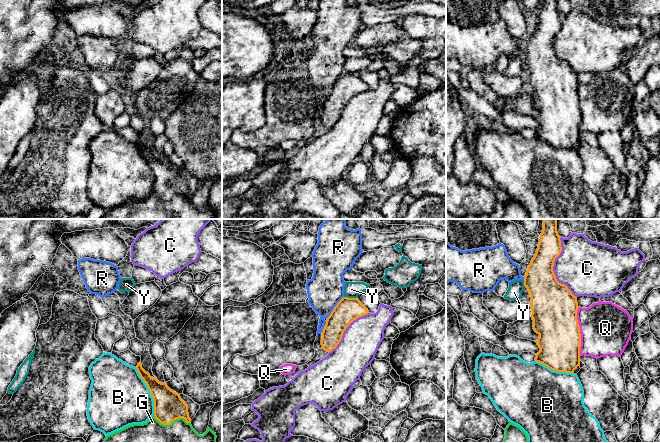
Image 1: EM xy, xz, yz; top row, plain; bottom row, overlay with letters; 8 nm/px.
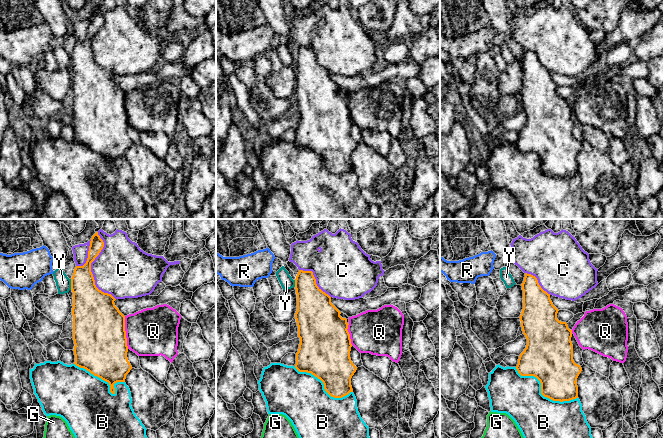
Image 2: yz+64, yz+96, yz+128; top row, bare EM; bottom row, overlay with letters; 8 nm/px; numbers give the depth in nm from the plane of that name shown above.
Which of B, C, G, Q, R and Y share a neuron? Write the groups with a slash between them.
B / C / G / Q / R / Y

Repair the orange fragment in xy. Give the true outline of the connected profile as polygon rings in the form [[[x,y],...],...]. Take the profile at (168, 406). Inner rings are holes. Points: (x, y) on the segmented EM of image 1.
[[[141,361],[136,366],[136,369],[153,397],[154,416],[161,424],[170,425],[179,418],[191,423],[188,405],[181,399],[180,394],[171,390],[166,383],[159,382],[156,377],[151,377],[142,368]]]

